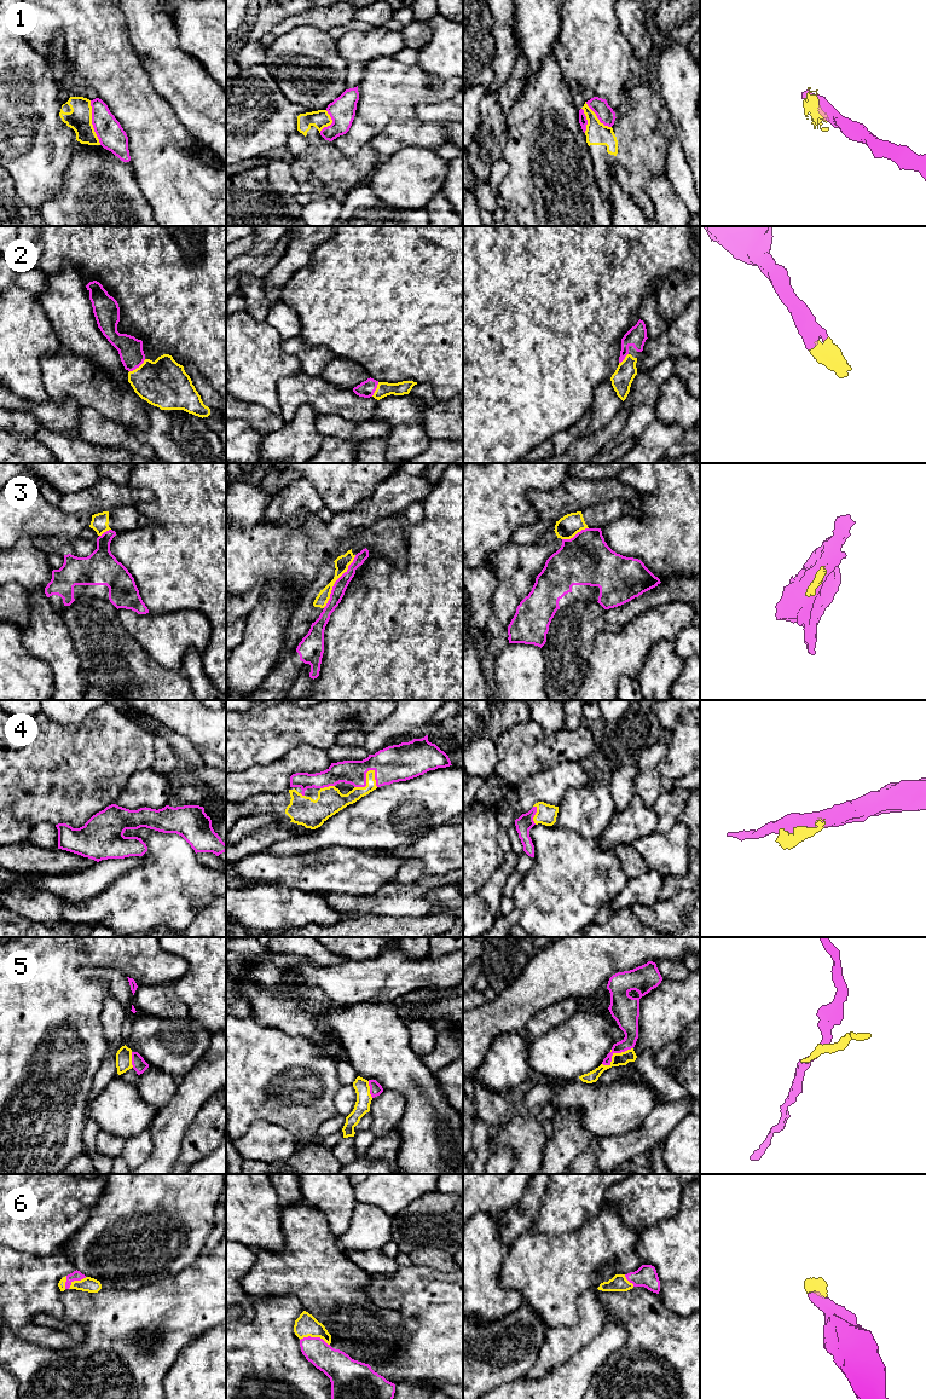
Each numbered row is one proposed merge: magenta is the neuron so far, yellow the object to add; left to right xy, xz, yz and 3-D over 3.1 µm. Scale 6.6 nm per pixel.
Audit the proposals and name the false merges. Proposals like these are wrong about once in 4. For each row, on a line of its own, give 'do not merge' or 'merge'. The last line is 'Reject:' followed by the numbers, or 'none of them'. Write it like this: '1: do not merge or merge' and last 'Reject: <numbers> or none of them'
1: do not merge
2: merge
3: do not merge
4: merge
5: do not merge
6: merge
Reject: 1, 3, 5

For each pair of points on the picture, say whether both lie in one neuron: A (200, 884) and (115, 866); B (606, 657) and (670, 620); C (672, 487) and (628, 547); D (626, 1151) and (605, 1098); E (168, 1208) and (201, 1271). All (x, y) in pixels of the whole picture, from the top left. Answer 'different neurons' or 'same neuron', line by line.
A: different neurons
B: same neuron
C: same neuron
D: different neurons
E: different neurons

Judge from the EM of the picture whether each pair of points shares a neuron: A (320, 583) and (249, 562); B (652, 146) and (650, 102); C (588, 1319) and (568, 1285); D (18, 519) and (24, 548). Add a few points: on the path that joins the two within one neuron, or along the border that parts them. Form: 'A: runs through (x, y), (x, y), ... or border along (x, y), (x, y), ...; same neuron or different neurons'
A: border along (330, 560), (320, 566), (317, 578), (308, 587); different neurons
B: runs through (650, 136), (650, 113); same neuron
C: border along (596, 1287), (579, 1295), (578, 1322), (562, 1327); different neurons
D: border along (30, 537), (23, 536), (12, 547); different neurons

